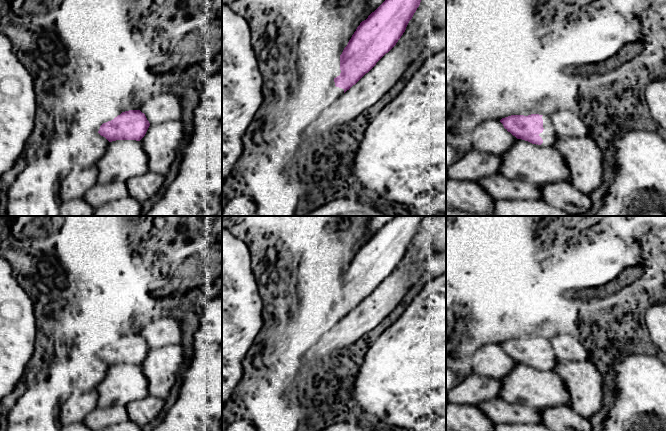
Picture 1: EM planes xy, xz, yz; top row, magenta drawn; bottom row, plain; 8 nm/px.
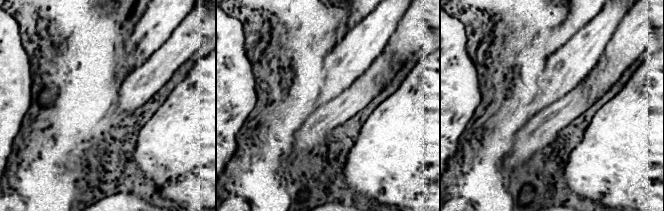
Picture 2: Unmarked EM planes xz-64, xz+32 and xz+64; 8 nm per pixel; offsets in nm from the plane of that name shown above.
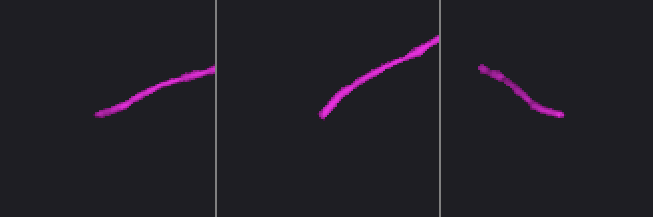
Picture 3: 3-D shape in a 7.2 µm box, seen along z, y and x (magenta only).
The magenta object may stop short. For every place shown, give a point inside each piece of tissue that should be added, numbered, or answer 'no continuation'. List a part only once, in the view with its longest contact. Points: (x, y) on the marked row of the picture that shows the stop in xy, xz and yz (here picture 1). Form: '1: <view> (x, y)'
1: yz (549, 137)

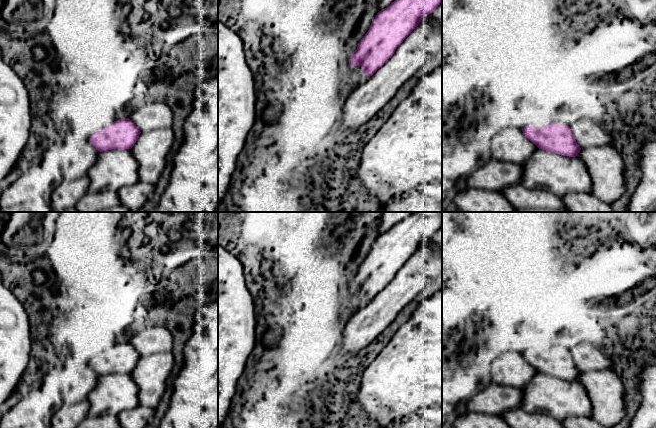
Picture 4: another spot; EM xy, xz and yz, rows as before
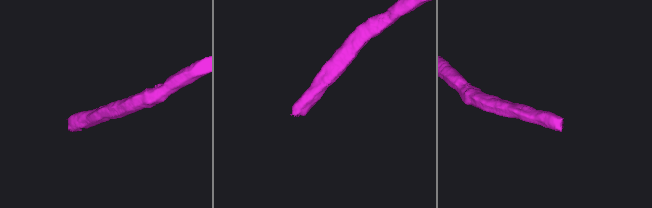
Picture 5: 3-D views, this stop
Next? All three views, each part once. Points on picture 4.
no continuation

